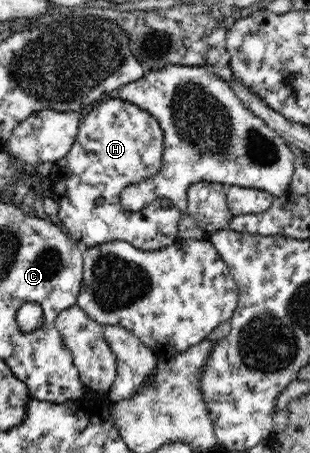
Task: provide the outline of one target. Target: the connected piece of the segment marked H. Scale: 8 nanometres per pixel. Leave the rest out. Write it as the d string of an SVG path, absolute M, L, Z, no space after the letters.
M109 96L89 112L81 121L77 137L71 151L53 162L51 173L45 177L45 183L51 190L50 197L57 200L59 211L57 217L69 235L86 247L101 245L106 241L121 240L143 251L163 249L180 241L178 237L178 221L181 217L177 206L171 201L155 201L147 205L145 211L127 211L120 202L121 191L128 185L139 183L161 171L164 152L164 133L148 111L133 105L121 98Z

